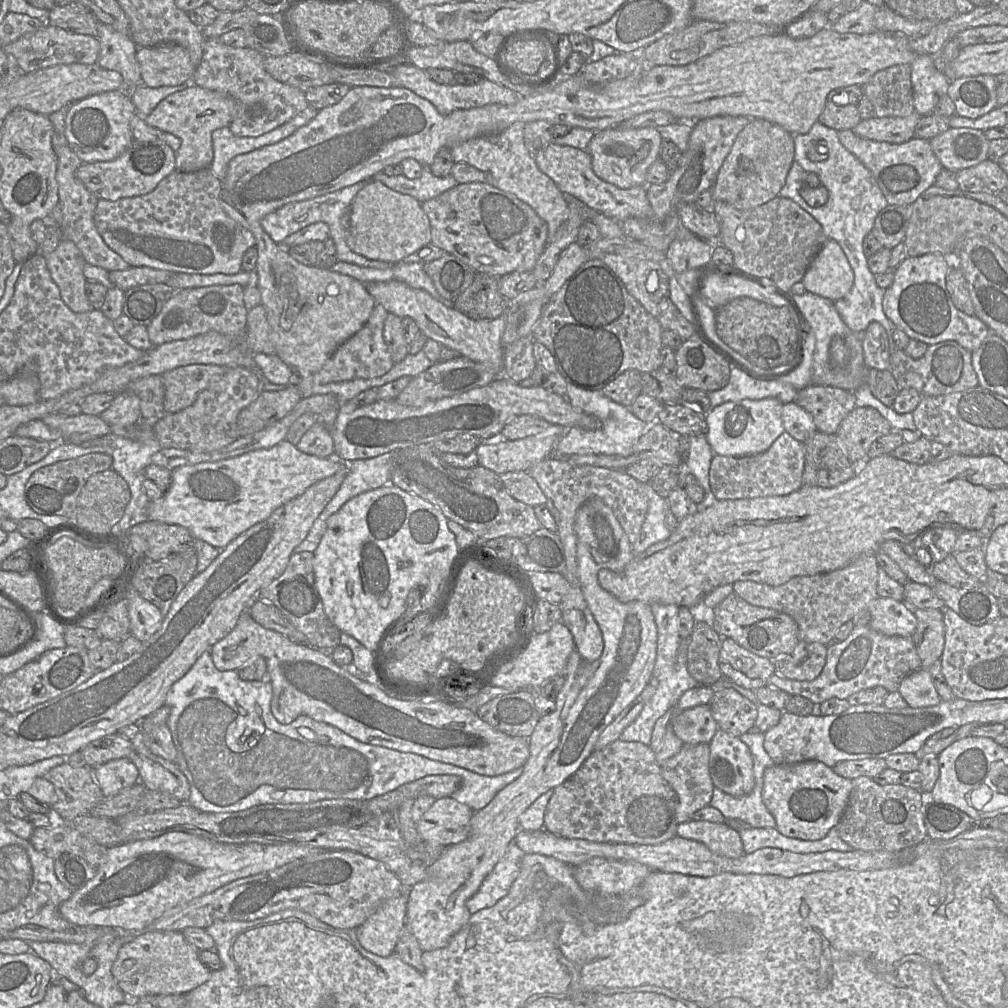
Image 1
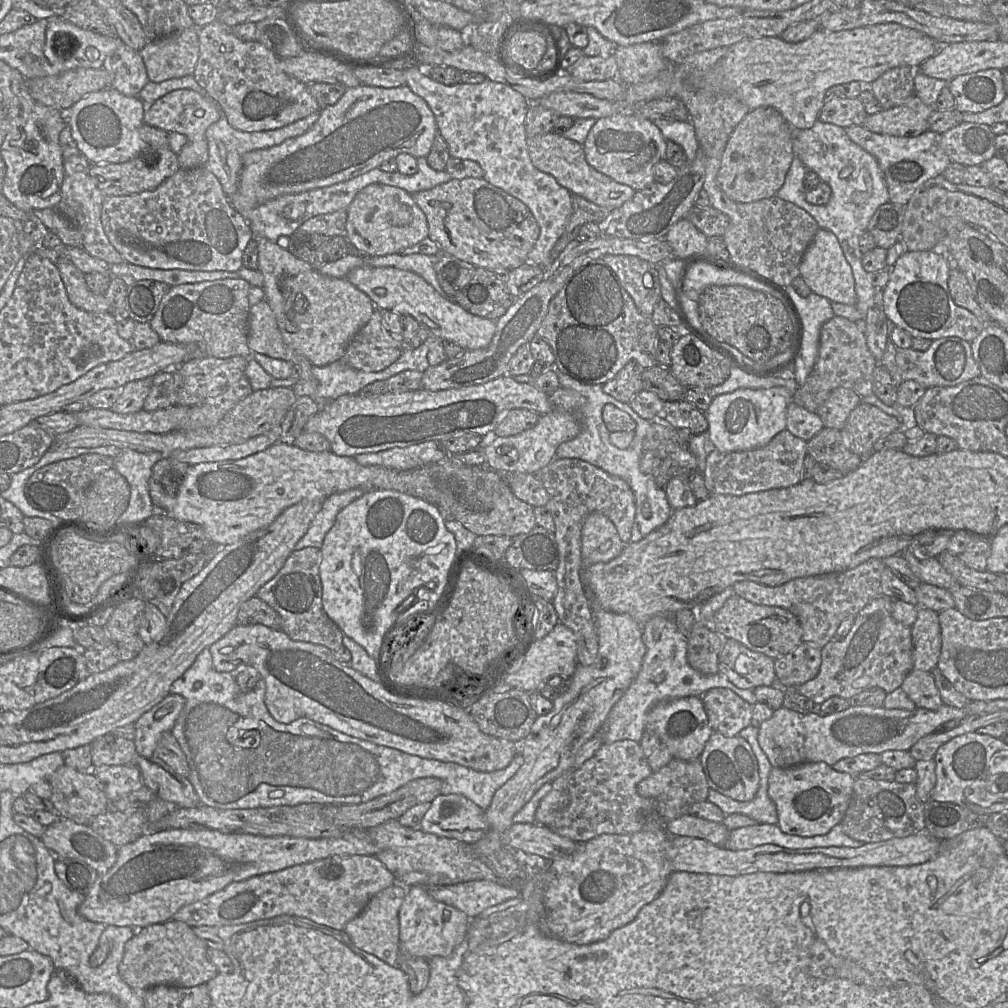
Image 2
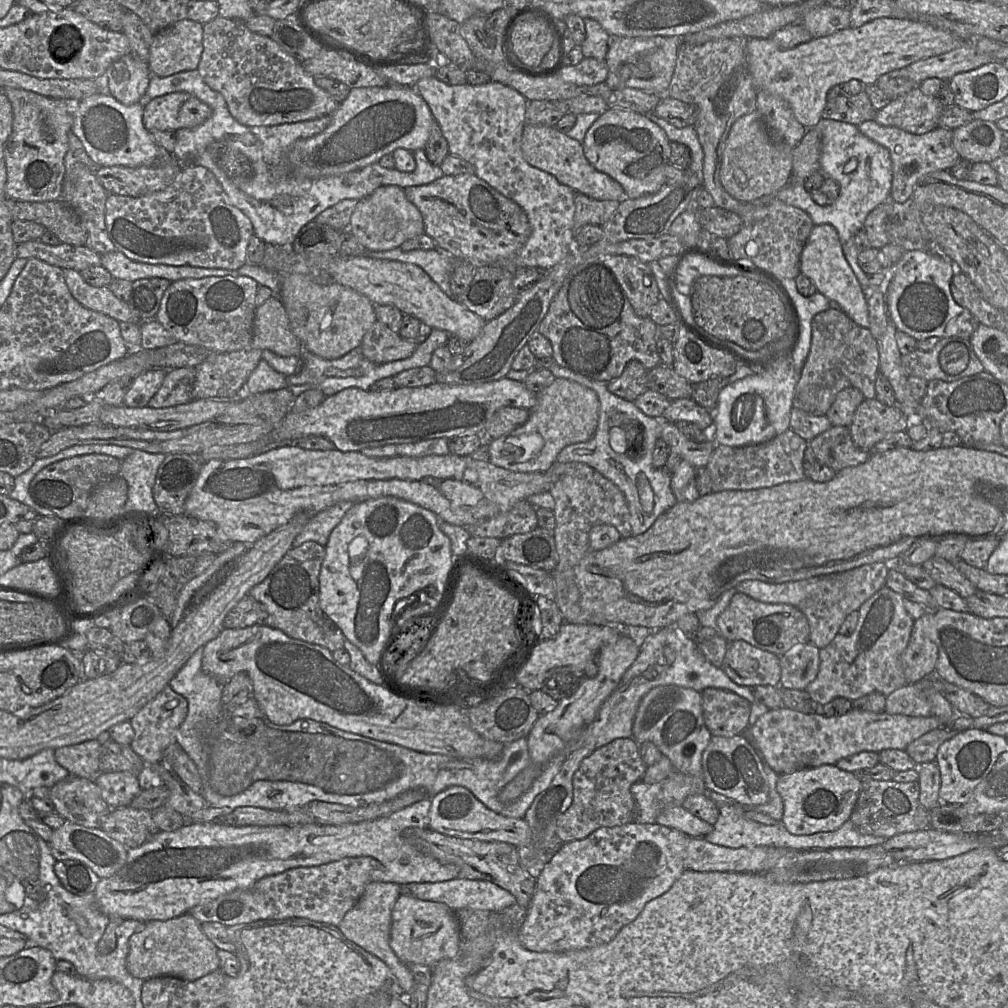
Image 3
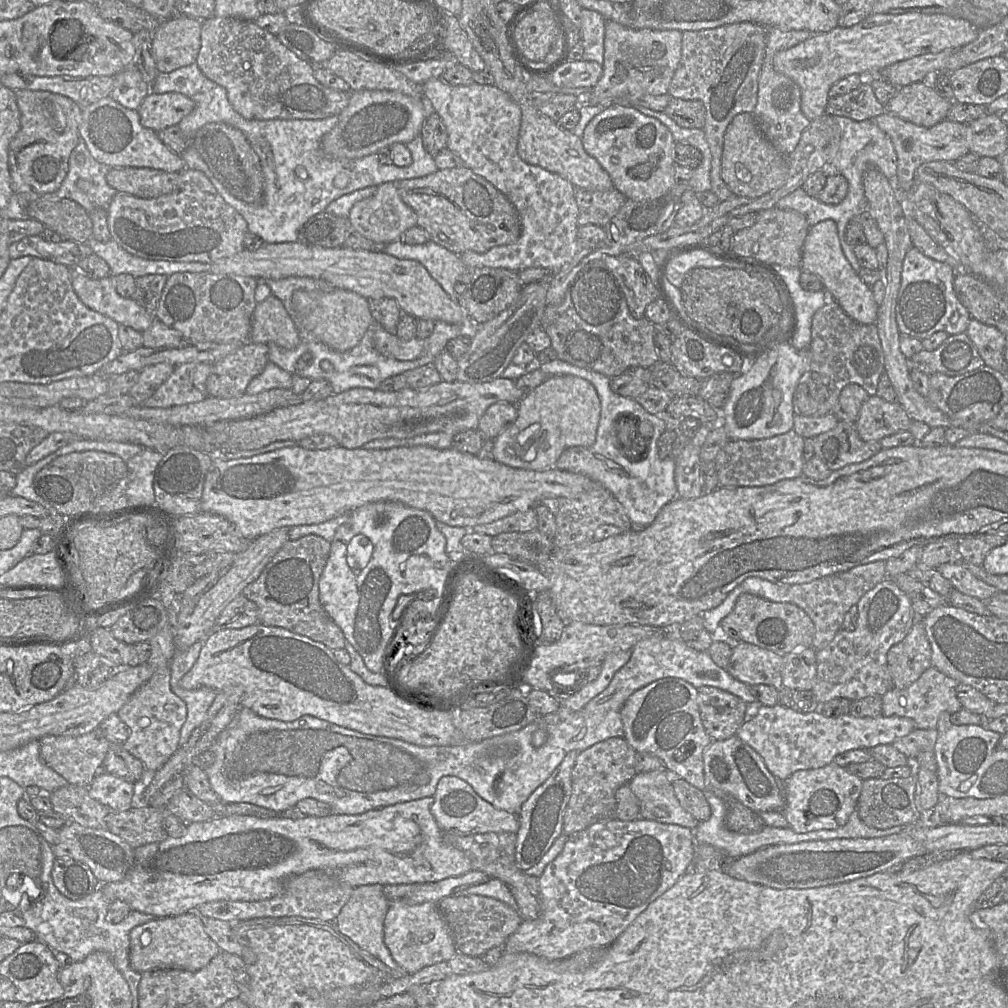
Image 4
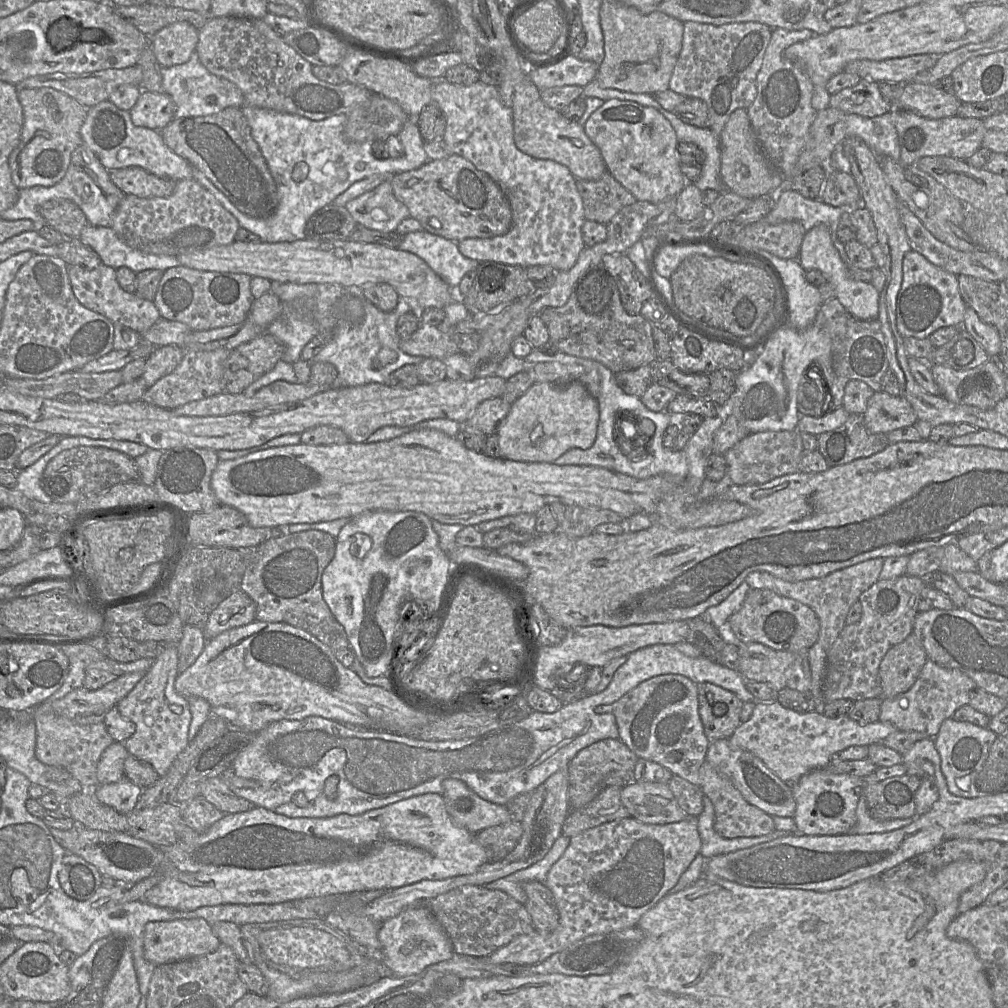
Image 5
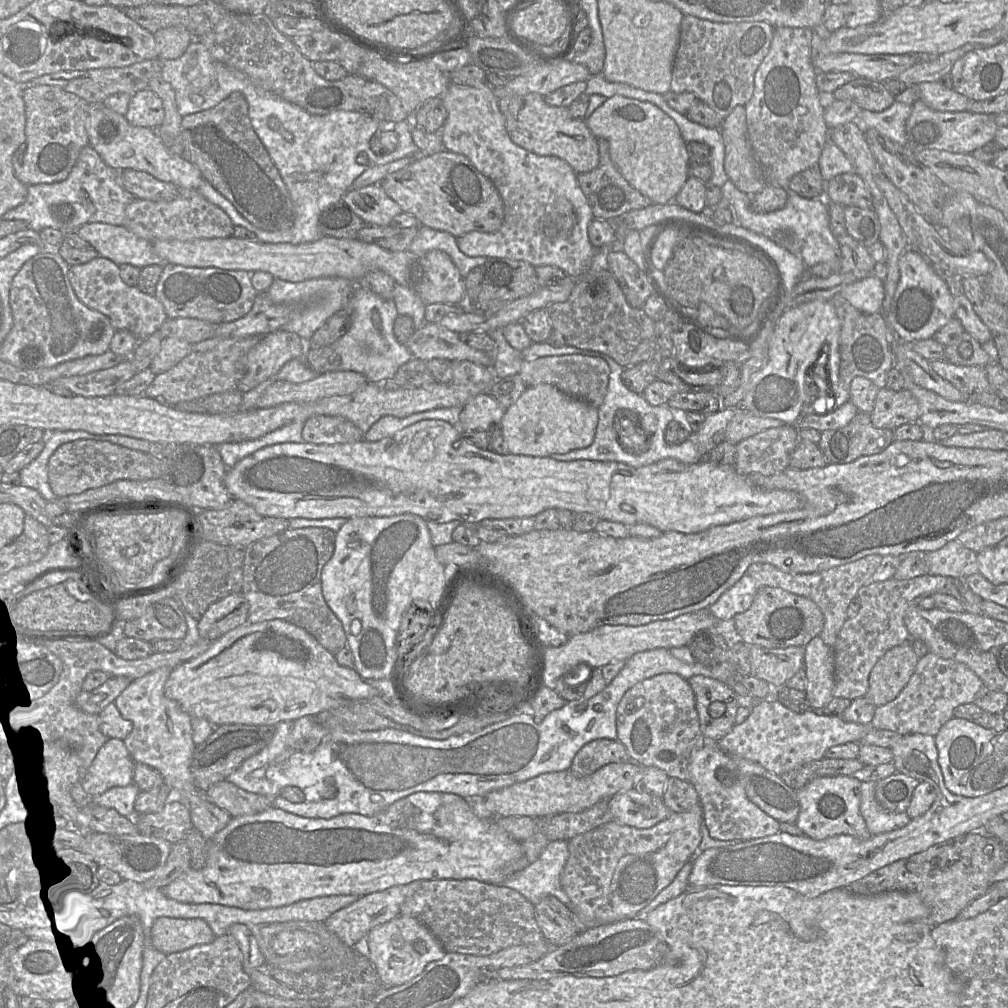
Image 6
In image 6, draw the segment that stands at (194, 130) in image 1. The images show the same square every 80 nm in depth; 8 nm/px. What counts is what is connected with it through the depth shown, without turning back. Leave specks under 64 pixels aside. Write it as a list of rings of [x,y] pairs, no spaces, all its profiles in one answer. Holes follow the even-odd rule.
[[[149,89],[141,90],[132,95],[125,117],[132,126],[157,130],[165,117],[162,100]]]

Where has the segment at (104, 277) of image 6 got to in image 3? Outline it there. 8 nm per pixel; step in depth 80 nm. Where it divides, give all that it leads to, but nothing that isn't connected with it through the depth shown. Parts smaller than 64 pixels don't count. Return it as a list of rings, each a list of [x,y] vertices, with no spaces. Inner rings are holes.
[[[67,268],[63,272],[70,293],[85,308],[110,316],[118,322],[142,323],[129,303],[118,299],[109,287],[91,286],[74,269]]]

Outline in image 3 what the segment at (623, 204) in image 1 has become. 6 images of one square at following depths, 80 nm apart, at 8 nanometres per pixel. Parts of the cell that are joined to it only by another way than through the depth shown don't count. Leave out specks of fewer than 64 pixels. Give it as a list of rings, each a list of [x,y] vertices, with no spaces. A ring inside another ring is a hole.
[[[525,124],[521,140],[525,160],[533,167],[548,172],[557,180],[596,200],[628,199],[622,186],[609,175],[597,170],[585,157],[582,143],[555,127]]]

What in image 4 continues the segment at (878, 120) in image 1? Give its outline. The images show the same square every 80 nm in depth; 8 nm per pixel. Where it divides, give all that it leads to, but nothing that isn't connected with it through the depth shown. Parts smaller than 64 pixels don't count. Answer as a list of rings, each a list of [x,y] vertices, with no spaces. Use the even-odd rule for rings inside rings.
[[[922,81],[899,87],[898,93],[884,105],[889,112],[918,126],[932,127],[946,119],[955,102],[939,96]]]

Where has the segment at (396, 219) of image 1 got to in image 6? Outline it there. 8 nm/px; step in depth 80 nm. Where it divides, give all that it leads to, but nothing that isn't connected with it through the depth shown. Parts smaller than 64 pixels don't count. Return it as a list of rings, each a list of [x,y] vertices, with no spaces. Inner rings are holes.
[[[379,183],[348,189],[342,200],[365,224],[389,226],[393,218],[402,212]]]

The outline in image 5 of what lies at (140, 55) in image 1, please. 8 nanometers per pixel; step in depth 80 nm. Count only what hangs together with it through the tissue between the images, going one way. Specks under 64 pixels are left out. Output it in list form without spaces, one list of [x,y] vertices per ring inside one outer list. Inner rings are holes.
[[[186,21],[170,24],[150,38],[153,54],[161,67],[186,63],[196,50],[199,30]]]

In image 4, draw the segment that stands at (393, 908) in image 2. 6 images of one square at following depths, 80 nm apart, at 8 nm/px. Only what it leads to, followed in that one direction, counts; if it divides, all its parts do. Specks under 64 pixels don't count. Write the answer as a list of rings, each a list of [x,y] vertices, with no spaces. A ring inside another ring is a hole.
[[[380,884],[356,887],[348,902],[338,914],[334,924],[342,935],[348,937],[361,949],[386,964],[394,977],[402,977],[407,975],[407,973],[395,962],[384,943],[384,920],[390,901],[385,897],[383,890],[384,886]]]

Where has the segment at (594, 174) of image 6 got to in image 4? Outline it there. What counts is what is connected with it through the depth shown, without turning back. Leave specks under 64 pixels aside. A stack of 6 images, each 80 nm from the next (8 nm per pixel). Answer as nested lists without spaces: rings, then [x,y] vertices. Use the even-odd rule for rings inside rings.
[[[574,187],[578,205],[578,227],[594,224],[604,227],[627,201],[616,188],[607,191],[590,191]]]

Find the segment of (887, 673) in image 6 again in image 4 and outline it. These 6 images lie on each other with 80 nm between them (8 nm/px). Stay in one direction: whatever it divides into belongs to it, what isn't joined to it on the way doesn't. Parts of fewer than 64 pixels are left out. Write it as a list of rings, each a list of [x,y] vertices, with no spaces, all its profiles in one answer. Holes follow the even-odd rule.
[[[922,618],[915,621],[901,642],[889,649],[887,666],[897,689],[910,686],[931,666],[931,645]]]

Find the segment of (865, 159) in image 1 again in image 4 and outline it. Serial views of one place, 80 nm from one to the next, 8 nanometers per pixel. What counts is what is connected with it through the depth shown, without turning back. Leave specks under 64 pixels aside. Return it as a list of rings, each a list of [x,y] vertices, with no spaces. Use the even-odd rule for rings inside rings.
[[[889,112],[874,117],[879,128],[891,139],[897,154],[897,189],[909,191],[914,185],[918,167],[927,162],[956,162],[969,152],[967,145],[967,124],[944,119],[932,127],[923,127],[907,122]]]

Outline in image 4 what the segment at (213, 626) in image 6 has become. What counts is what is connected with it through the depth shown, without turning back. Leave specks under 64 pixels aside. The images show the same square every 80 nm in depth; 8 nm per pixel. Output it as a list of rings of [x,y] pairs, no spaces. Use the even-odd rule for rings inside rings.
[[[240,594],[221,612],[215,622],[215,630],[240,629],[258,622],[257,604]]]

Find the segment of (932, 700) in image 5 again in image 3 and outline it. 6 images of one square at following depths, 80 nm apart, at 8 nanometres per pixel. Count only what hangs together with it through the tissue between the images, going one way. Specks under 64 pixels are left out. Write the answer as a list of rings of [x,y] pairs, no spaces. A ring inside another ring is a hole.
[[[917,682],[896,689],[886,696],[885,712],[912,717],[931,716],[931,705],[927,699],[926,685]]]

